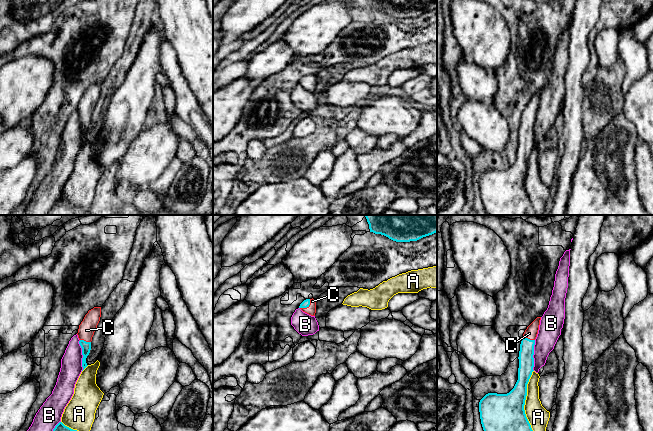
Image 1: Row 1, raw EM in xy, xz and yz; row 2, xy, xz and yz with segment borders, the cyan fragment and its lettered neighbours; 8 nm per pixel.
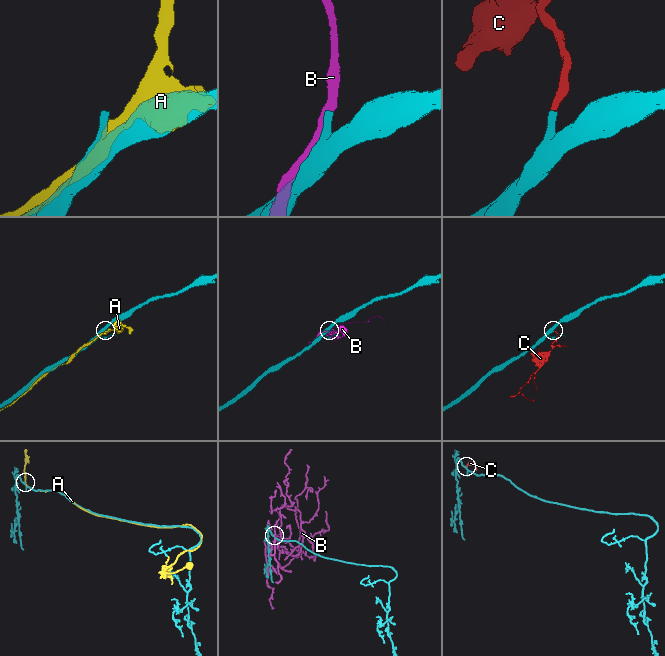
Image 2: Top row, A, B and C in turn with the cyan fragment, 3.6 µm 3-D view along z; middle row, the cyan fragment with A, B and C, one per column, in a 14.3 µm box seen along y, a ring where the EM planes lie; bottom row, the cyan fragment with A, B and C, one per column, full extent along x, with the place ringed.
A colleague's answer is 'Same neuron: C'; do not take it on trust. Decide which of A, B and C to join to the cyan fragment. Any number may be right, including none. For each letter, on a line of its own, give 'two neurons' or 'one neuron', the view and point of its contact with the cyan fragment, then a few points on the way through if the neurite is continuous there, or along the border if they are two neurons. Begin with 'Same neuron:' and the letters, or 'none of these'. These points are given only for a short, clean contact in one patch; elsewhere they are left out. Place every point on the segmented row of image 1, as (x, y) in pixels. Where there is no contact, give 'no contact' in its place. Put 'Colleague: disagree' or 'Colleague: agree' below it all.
Same neuron: C
A: two neurons; contact yz (525, 399)
B: two neurons; contact xy (82, 354)
C: one neuron; contact xz (307, 306); way xz (305, 303), (307, 306), (311, 310)
Colleague: agree

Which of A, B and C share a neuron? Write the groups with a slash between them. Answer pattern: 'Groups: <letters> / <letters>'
Groups: A / B / C

